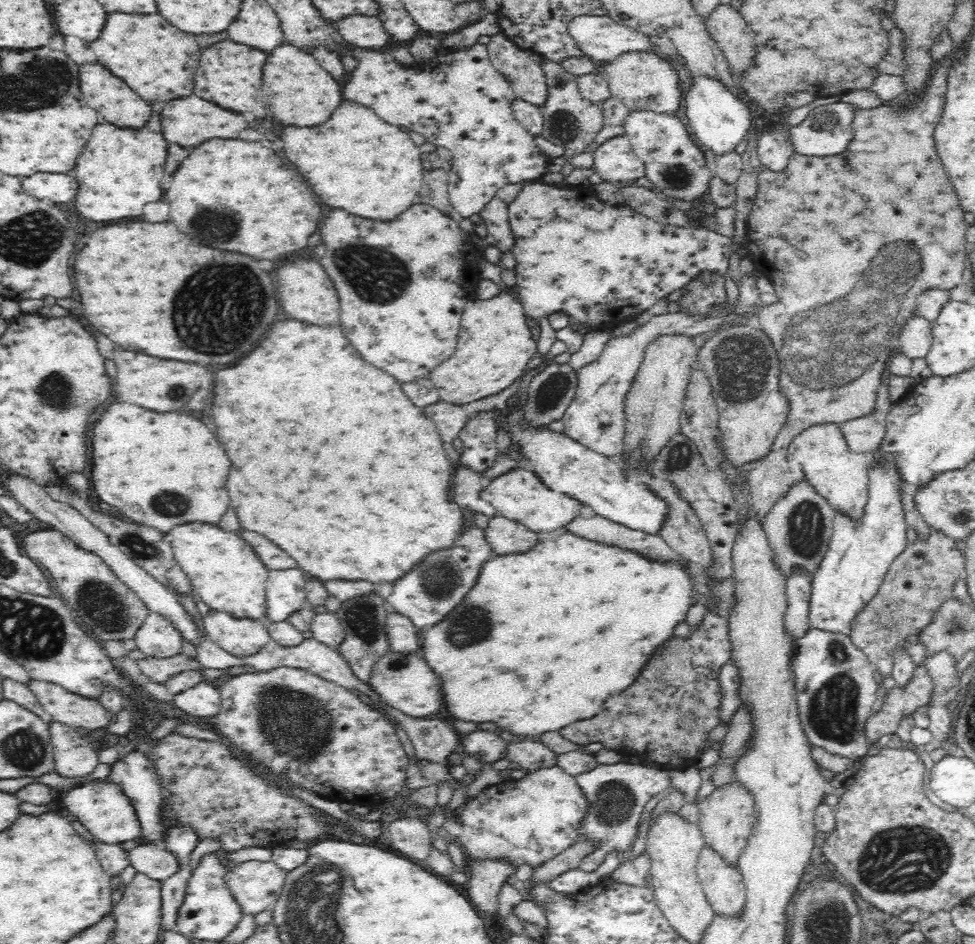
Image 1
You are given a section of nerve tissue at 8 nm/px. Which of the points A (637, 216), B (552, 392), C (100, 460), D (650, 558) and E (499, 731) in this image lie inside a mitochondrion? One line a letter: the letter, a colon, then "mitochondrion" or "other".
A: other
B: mitochondrion
C: other
D: other
E: other

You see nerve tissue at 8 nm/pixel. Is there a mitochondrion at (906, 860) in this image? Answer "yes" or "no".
yes

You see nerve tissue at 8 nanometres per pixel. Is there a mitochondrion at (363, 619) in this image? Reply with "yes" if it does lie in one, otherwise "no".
yes

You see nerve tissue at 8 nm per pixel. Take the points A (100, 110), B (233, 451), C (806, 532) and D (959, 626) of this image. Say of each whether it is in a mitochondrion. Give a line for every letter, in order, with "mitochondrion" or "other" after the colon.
A: other
B: other
C: mitochondrion
D: mitochondrion

